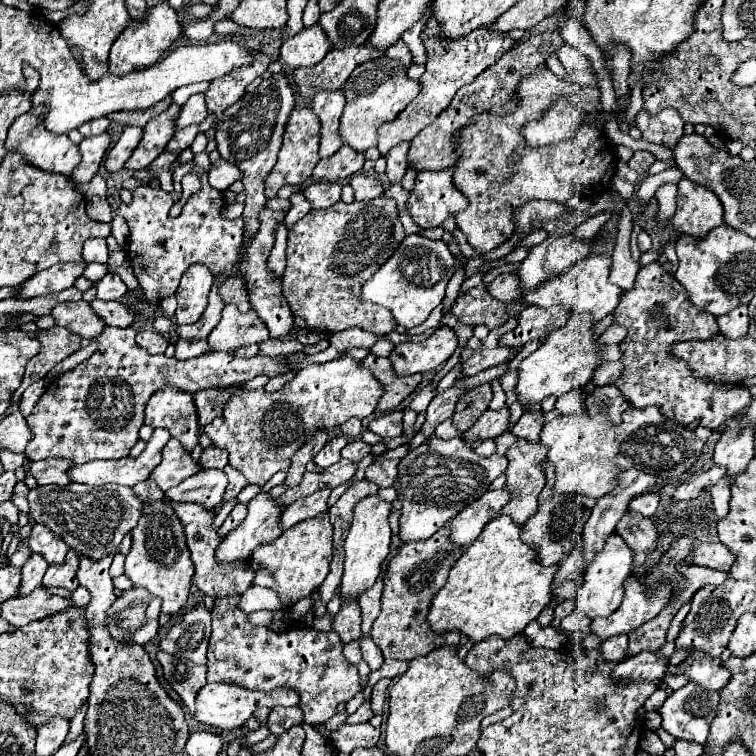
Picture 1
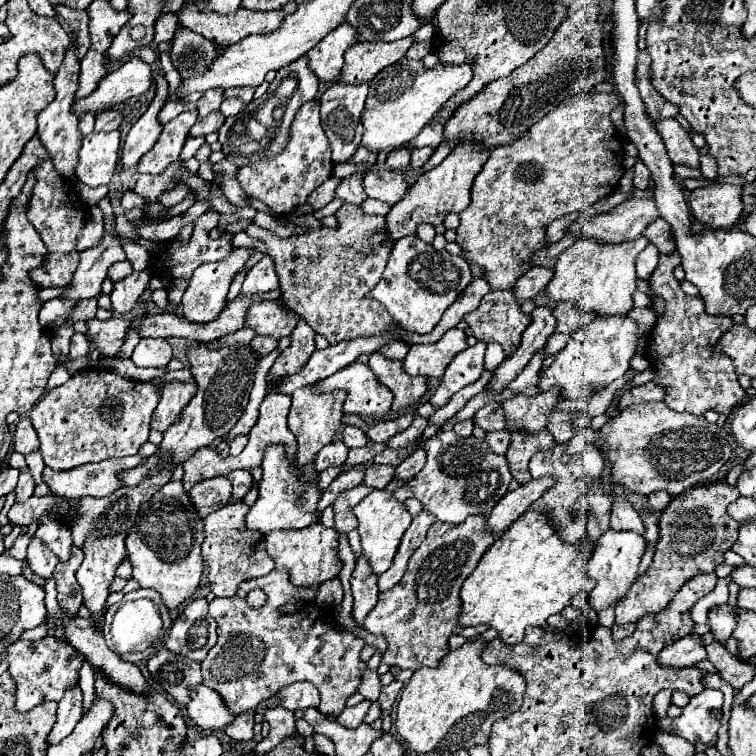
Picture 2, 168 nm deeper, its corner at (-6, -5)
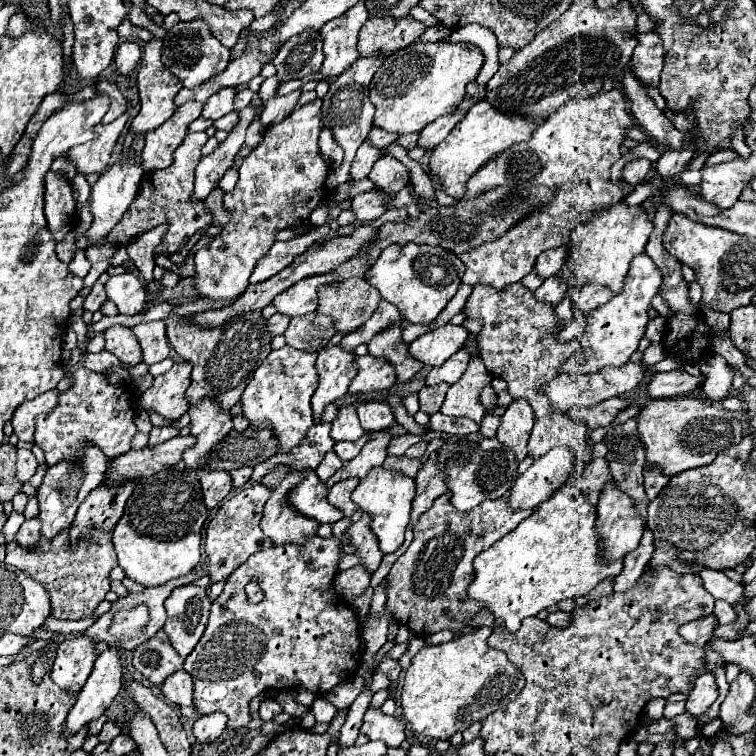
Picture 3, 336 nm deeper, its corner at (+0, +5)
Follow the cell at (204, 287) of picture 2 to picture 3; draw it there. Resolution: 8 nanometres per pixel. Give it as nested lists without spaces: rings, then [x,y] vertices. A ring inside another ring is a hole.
[[[313,100],[279,124],[269,126],[259,146],[243,160],[237,186],[223,198],[231,222],[221,226],[221,234],[195,252],[197,274],[191,280],[203,298],[229,300],[241,296],[249,286],[253,268],[275,244],[275,234],[309,220],[311,212],[323,202],[329,166],[317,146],[321,128],[321,100]]]

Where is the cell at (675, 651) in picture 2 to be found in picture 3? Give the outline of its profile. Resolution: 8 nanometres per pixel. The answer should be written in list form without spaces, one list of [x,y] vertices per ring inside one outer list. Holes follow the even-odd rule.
[[[709,614],[705,618],[697,618],[695,622],[681,626],[681,636],[685,638],[685,642],[703,648],[707,644],[707,640],[711,638],[715,626],[717,626],[717,618],[715,618],[715,614]]]

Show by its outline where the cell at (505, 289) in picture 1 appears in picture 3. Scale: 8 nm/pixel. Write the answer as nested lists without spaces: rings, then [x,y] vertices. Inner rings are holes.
[[[559,246],[559,248],[549,248],[543,254],[539,254],[537,264],[535,264],[535,272],[541,278],[549,278],[553,274],[557,274],[561,270],[561,266],[565,264],[565,258],[569,254],[571,246]]]

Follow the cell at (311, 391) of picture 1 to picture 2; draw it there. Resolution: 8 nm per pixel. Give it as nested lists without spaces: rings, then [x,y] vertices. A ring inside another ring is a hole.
[[[353,362],[337,374],[331,374],[329,378],[315,382],[311,388],[317,394],[345,390],[347,400],[343,404],[343,412],[361,418],[383,418],[389,412],[393,400],[391,390],[375,378],[367,364],[361,362]]]

